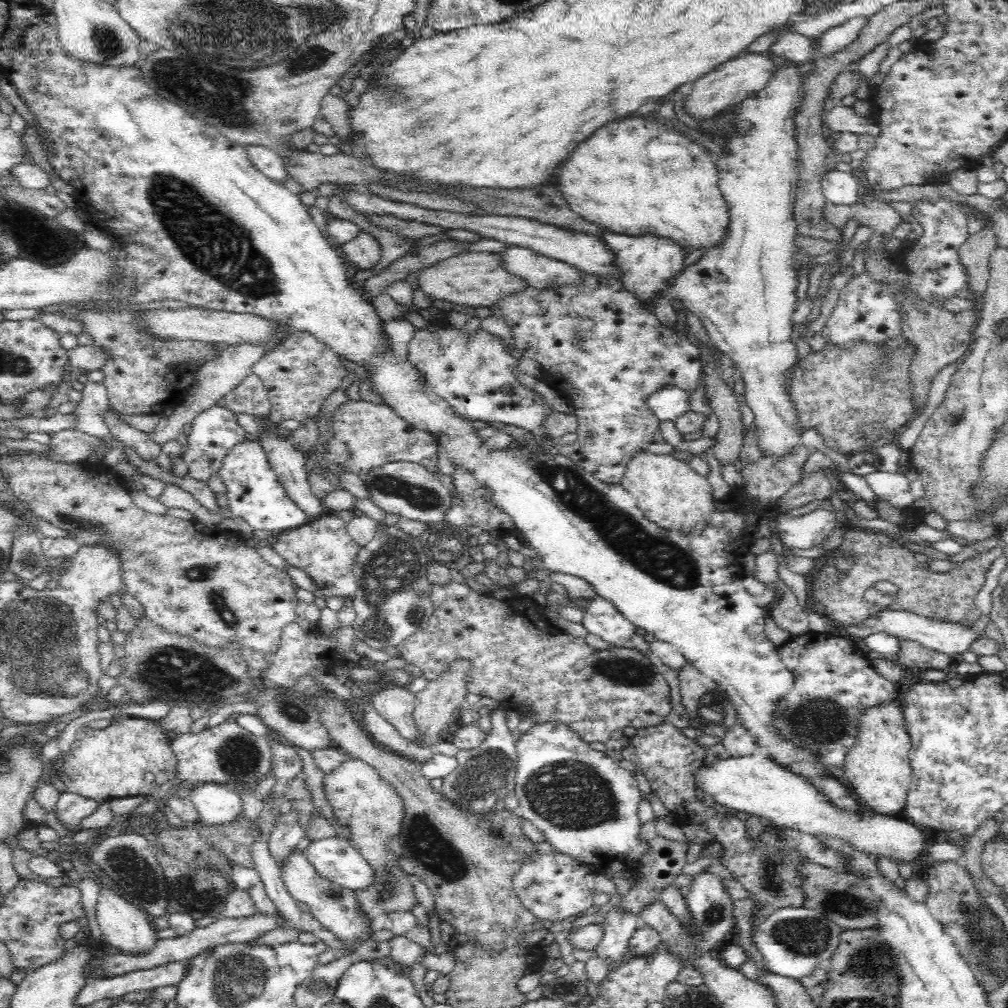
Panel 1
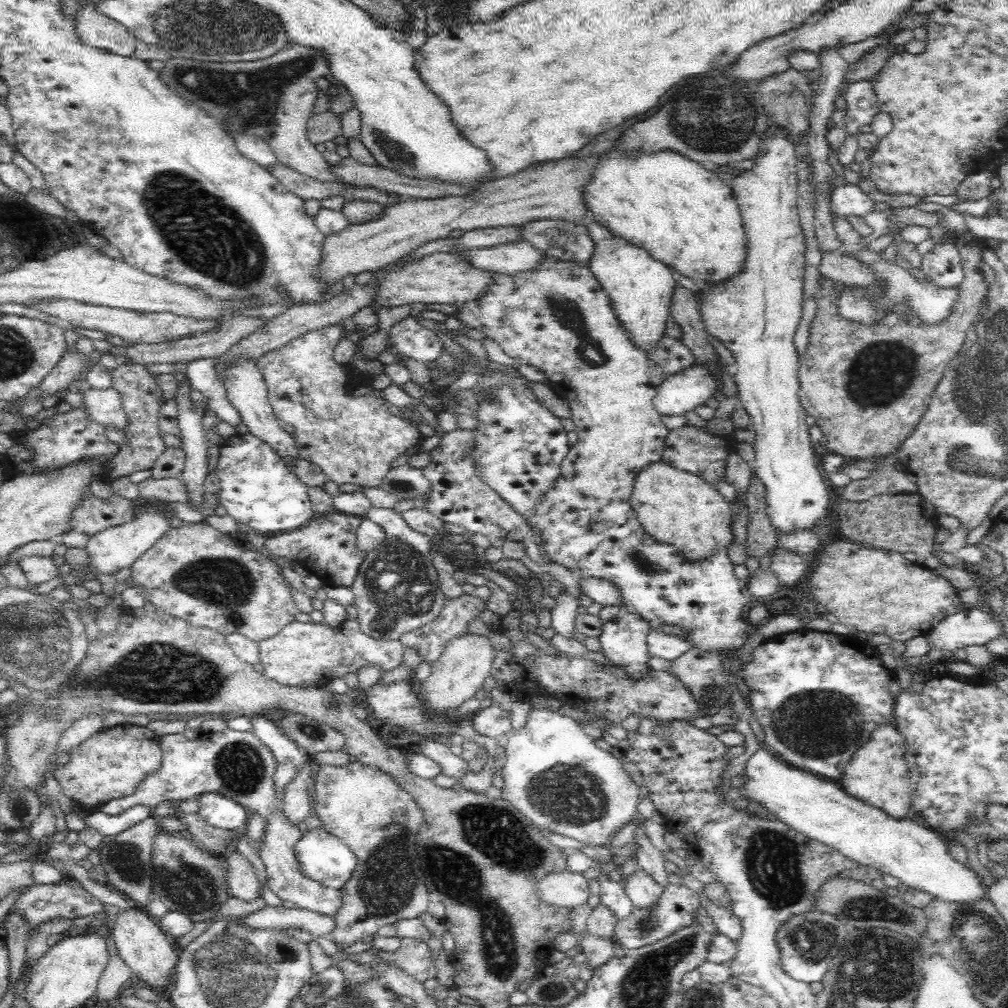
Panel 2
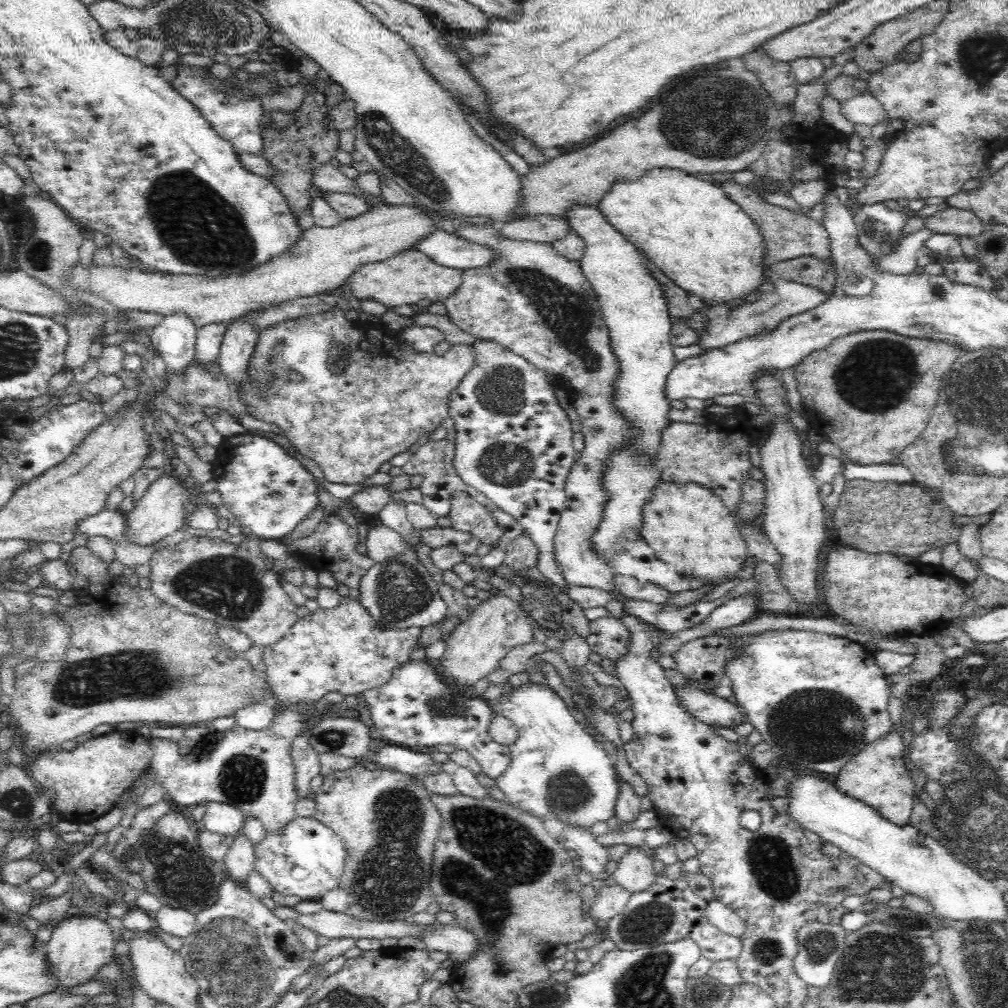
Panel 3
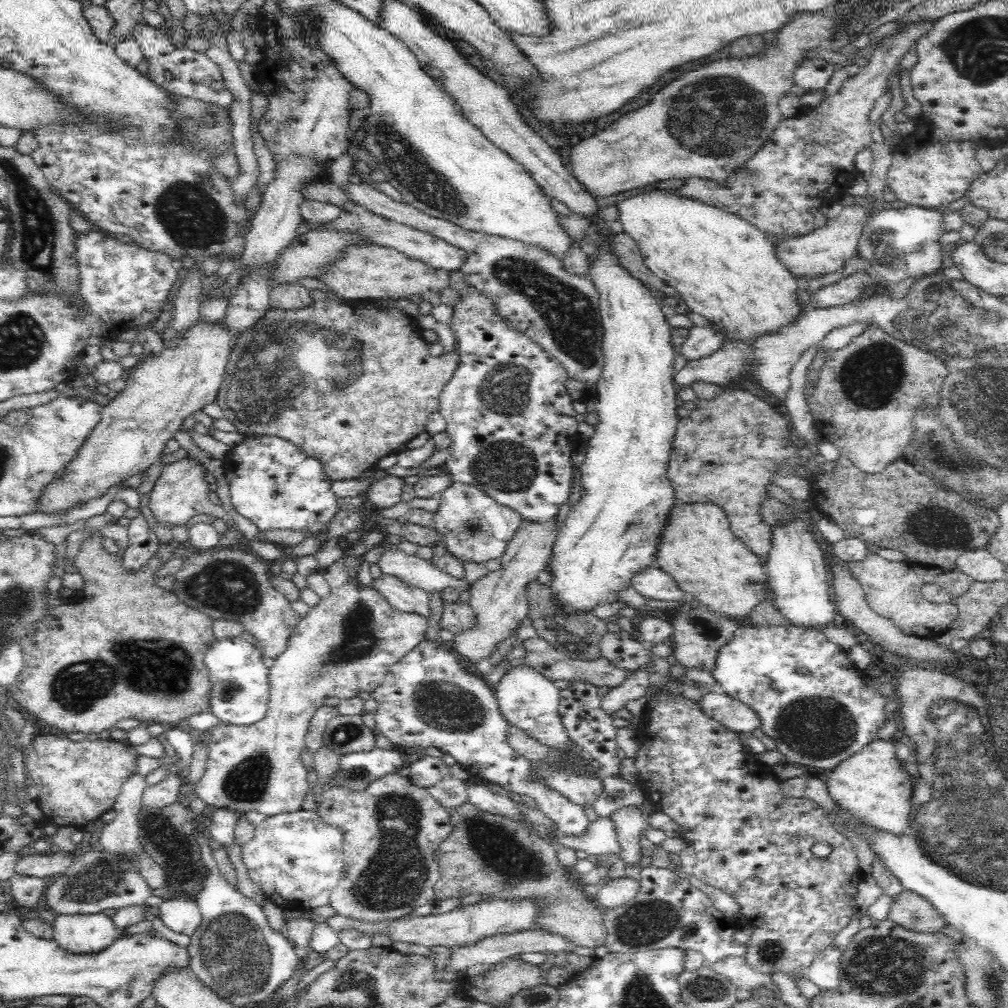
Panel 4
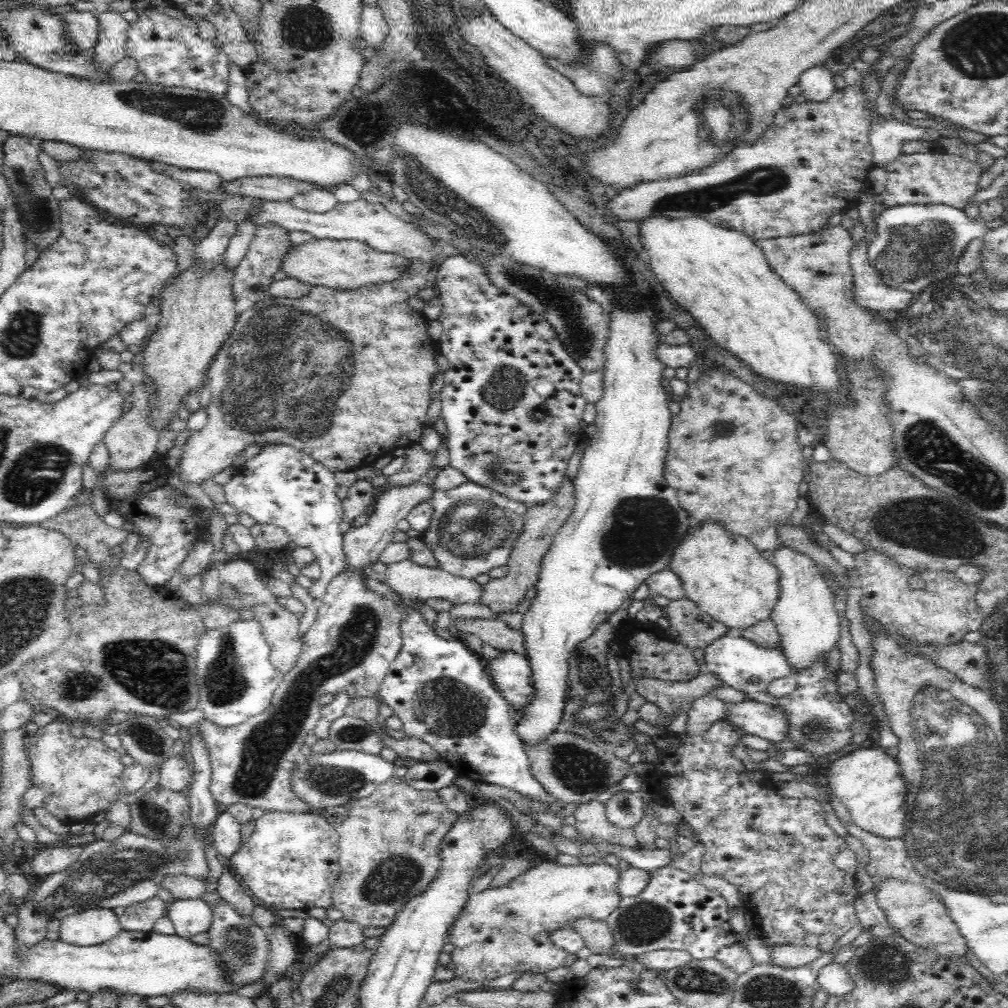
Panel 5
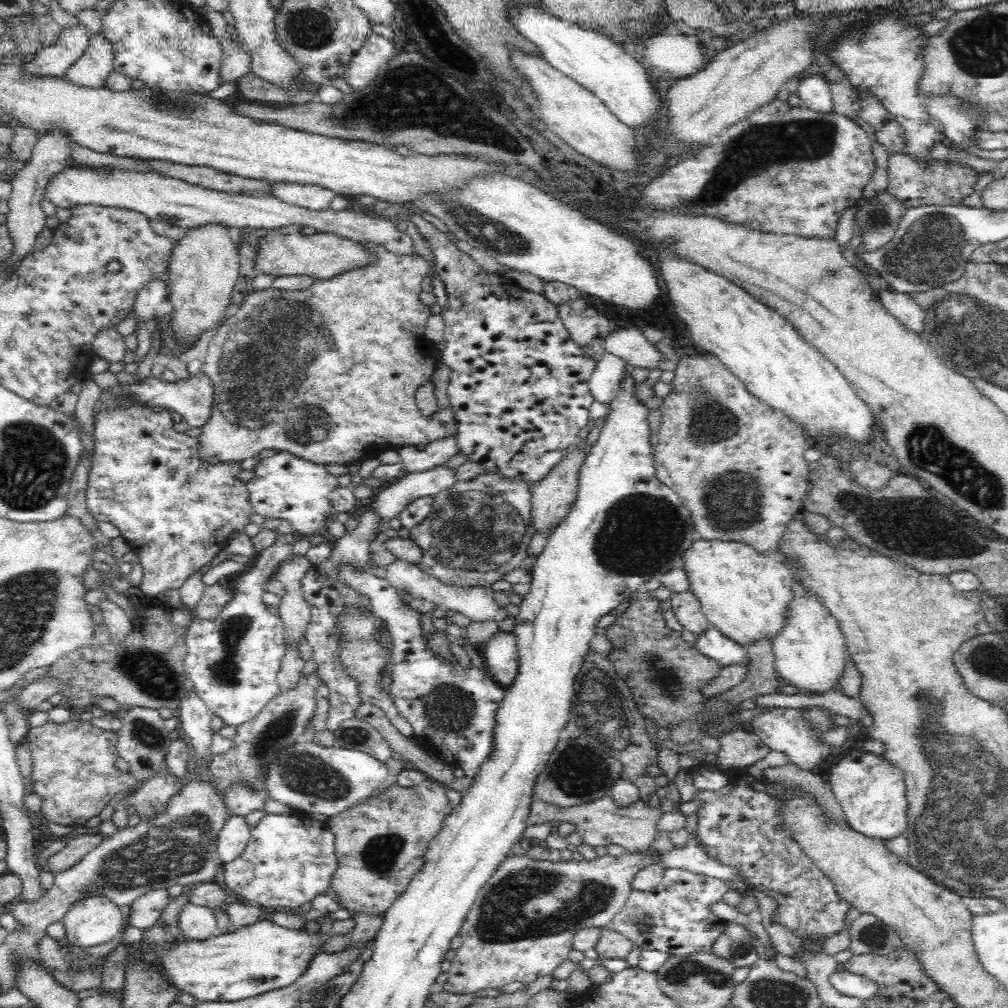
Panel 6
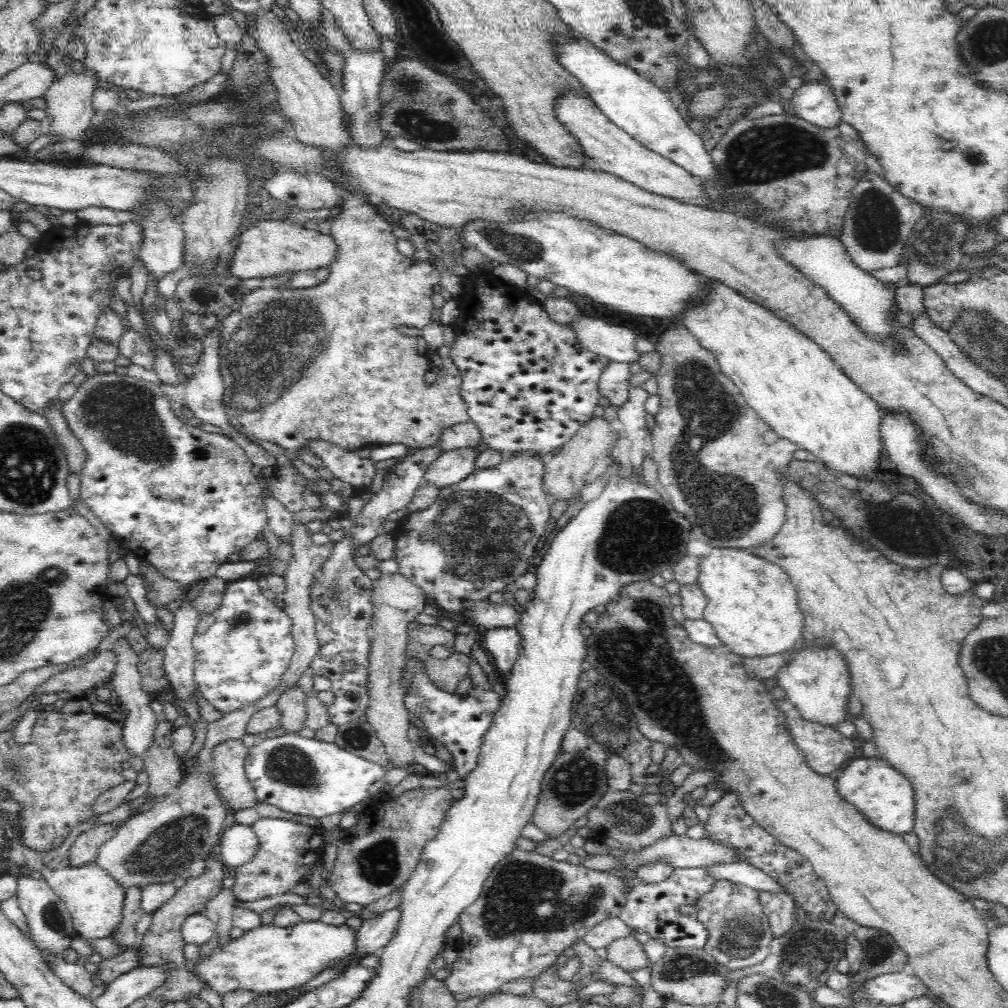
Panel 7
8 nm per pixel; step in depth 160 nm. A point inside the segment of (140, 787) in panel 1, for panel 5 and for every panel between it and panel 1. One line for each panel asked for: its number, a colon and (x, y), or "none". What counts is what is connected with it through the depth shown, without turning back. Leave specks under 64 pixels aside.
2: (113, 763)
3: (89, 778)
4: (78, 781)
5: (80, 776)

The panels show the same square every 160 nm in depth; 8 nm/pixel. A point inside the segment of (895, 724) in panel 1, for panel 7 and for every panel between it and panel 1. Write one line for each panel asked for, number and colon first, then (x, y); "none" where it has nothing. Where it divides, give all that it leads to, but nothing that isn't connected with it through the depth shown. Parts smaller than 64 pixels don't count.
2: (877, 774)
3: (878, 776)
4: (871, 783)
5: (868, 782)
6: (870, 790)
7: (880, 793)

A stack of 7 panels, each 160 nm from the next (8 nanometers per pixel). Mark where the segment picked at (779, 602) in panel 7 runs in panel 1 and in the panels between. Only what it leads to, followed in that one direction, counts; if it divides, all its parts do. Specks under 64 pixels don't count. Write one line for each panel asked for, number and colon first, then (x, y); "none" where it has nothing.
1: (667, 490)
2: (674, 506)
3: (686, 524)
4: (697, 548)
5: (723, 573)
6: (743, 593)

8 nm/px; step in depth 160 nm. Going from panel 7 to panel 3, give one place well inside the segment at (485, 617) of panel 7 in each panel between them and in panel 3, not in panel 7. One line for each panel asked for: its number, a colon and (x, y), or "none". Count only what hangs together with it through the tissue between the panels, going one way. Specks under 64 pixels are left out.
3: (382, 543)
4: (417, 572)
5: (417, 582)
6: (476, 602)

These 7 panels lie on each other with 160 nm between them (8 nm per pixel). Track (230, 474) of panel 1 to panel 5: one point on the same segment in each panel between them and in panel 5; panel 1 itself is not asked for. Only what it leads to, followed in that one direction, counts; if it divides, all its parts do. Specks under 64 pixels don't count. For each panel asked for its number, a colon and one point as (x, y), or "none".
2: (262, 496)
3: (269, 492)
4: (272, 484)
5: (282, 486)

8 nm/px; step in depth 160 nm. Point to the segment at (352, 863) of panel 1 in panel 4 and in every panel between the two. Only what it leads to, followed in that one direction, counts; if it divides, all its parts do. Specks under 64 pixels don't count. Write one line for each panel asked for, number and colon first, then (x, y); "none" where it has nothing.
2: (324, 857)
3: (306, 859)
4: (296, 859)

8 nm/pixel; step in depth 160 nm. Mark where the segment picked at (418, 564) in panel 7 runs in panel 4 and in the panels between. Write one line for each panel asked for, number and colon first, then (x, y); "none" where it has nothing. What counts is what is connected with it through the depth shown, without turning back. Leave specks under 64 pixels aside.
4: (476, 528)
5: (473, 529)
6: (478, 530)

